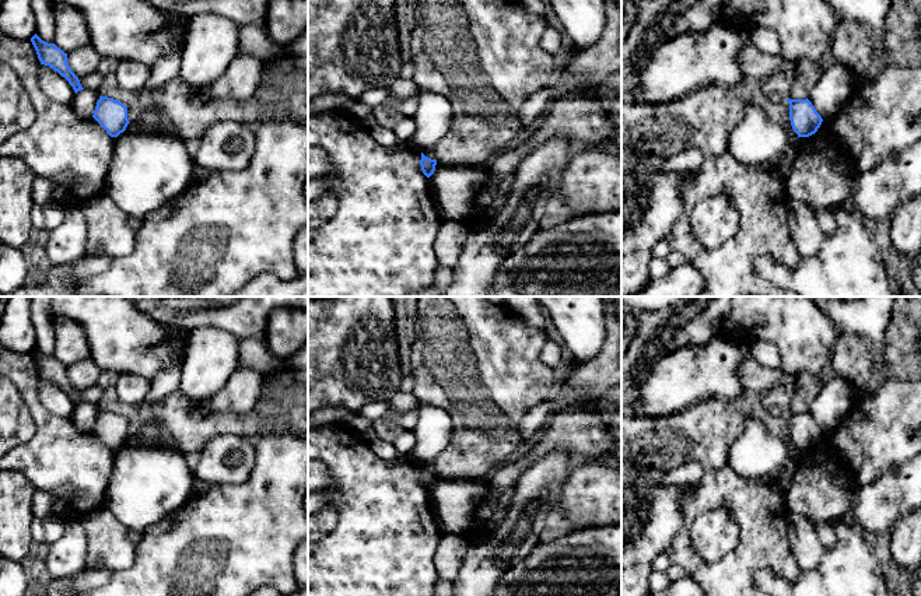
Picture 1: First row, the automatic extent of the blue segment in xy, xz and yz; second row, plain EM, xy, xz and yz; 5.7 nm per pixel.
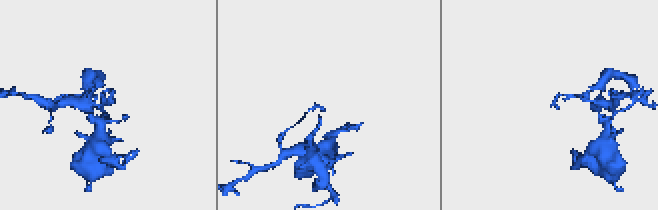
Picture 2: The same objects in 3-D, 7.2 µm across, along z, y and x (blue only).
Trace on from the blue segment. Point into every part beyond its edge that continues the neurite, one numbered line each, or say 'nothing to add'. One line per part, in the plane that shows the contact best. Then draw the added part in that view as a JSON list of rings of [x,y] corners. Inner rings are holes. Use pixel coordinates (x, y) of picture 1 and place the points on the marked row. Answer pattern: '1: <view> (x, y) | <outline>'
nothing to add

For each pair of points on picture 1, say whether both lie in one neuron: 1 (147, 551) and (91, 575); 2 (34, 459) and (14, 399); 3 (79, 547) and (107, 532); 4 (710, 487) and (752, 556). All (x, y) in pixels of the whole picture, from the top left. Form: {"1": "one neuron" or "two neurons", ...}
{"1": "two neurons", "2": "two neurons", "3": "two neurons", "4": "one neuron"}

